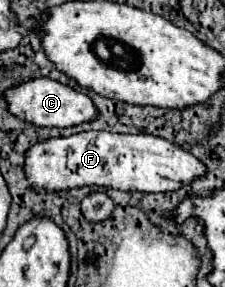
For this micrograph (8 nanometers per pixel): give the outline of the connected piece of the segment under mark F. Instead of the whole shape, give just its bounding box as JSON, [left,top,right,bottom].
[24,131,206,193]

